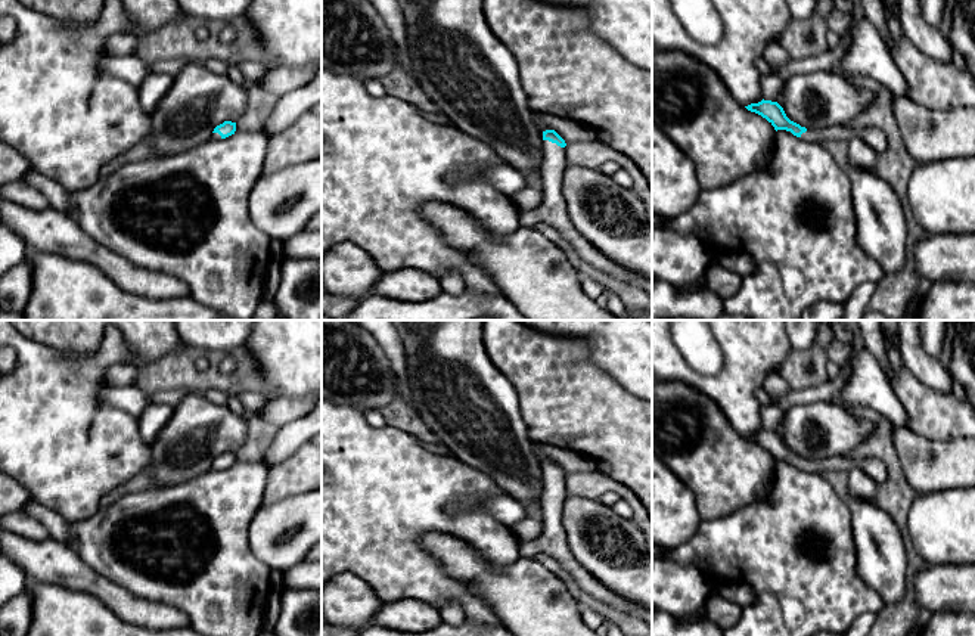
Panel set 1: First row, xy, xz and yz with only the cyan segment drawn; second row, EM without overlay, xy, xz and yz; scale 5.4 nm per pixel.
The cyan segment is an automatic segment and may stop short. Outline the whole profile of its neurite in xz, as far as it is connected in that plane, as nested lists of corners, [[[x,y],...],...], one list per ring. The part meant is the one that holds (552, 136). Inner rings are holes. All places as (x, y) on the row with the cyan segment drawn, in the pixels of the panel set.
[[[543,131],[543,162],[540,176],[543,180],[544,201],[534,210],[524,210],[519,214],[522,227],[534,227],[540,223],[553,226],[575,249],[583,261],[591,264],[625,283],[645,289],[652,297],[652,279],[640,276],[615,264],[606,255],[599,252],[584,236],[572,226],[562,193],[562,179],[566,167],[565,140],[555,131]]]

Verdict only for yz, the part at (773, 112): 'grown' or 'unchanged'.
grown

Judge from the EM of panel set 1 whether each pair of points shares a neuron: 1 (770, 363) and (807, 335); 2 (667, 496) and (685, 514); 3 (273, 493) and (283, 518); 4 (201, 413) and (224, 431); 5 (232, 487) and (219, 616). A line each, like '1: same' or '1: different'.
1: different
2: same
3: different
4: same
5: same

